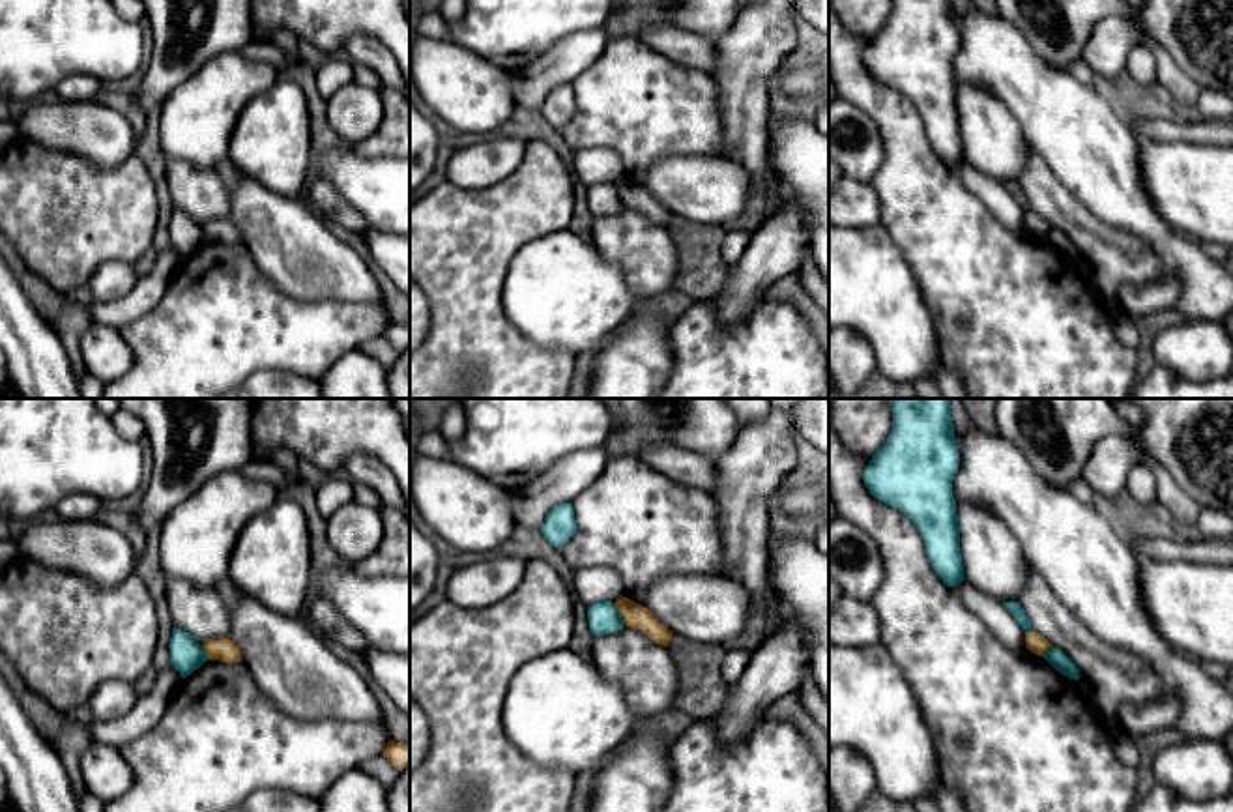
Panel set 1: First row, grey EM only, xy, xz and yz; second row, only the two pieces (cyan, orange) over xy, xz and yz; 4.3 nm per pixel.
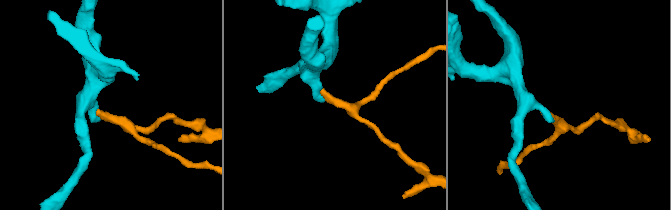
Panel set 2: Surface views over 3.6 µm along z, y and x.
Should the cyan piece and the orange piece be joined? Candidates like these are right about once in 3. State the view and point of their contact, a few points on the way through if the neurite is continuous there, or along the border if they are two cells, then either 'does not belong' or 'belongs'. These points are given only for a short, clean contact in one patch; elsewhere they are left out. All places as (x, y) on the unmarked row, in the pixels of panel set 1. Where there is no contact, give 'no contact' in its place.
contact xz (618, 195); border xz (614, 184), (623, 204); does not belong

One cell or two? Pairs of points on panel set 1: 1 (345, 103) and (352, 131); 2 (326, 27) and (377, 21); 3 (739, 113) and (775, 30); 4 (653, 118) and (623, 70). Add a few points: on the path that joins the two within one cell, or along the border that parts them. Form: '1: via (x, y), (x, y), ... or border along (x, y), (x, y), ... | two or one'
1: via (352, 111), (352, 124) | one
2: via (339, 21), (363, 21) | one
3: via (743, 92), (743, 66), (754, 51) | one
4: via (642, 107), (631, 96), (629, 81) | one

